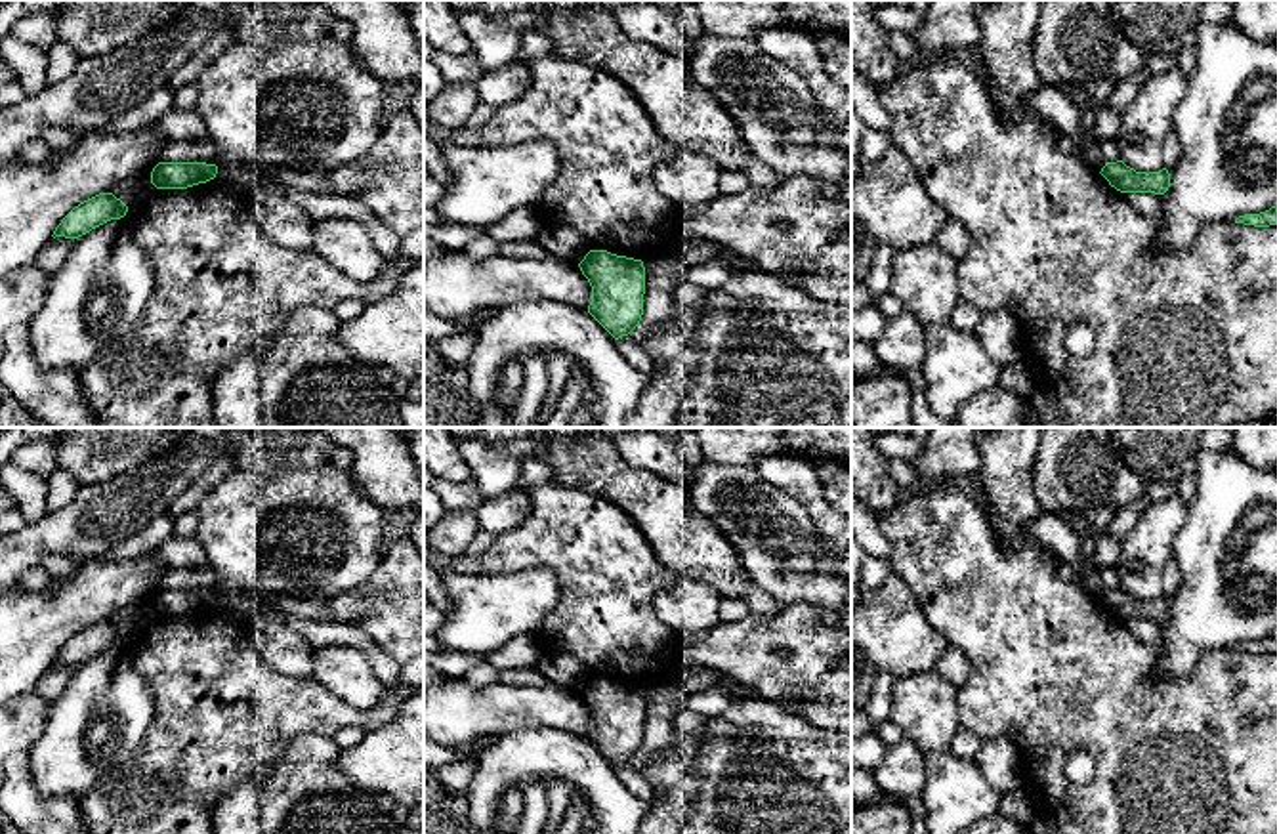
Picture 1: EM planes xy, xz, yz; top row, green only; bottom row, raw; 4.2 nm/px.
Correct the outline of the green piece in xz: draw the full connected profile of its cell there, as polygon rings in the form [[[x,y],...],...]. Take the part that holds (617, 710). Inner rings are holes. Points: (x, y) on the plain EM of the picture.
[[[590,678],[578,695],[592,714],[588,740],[615,767],[628,763],[643,742],[643,689],[607,678]]]

